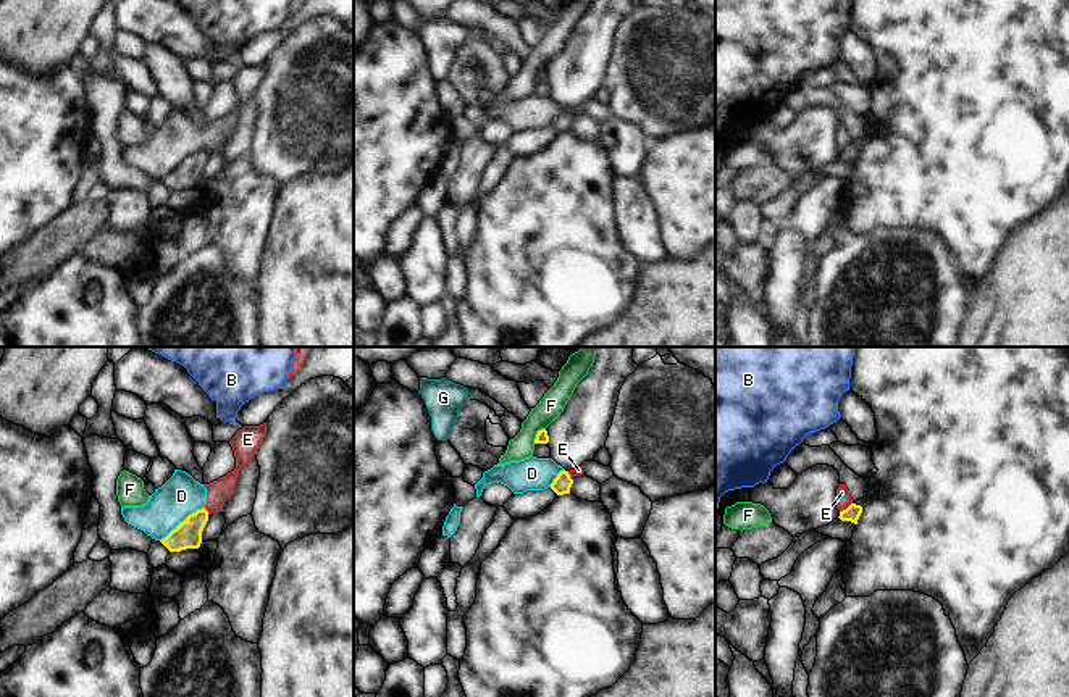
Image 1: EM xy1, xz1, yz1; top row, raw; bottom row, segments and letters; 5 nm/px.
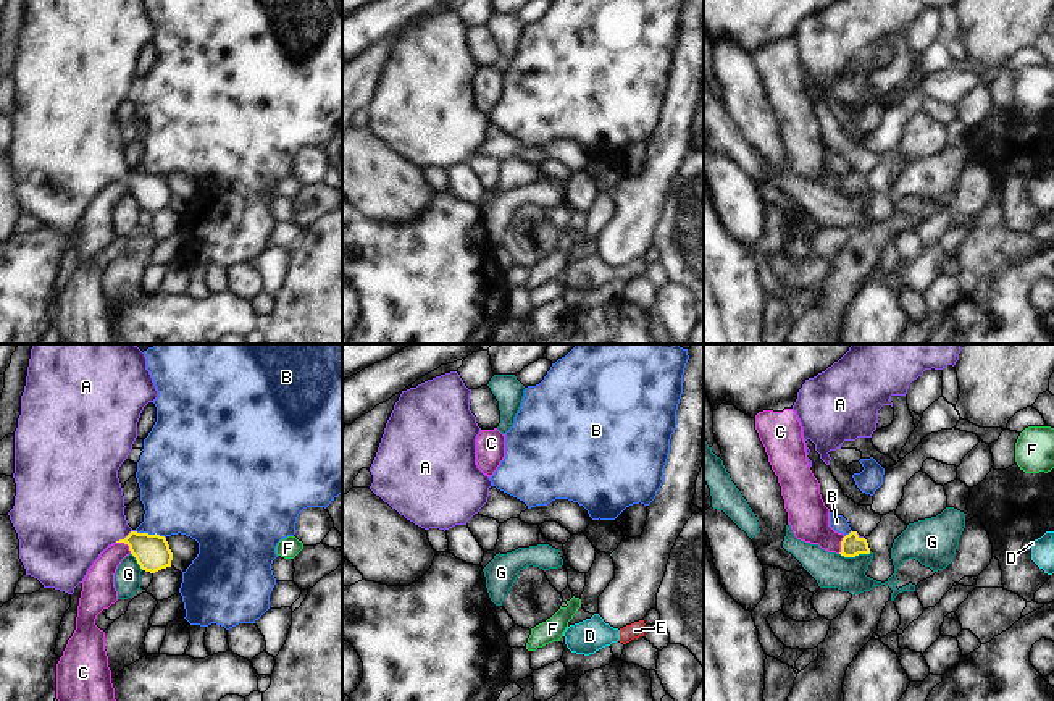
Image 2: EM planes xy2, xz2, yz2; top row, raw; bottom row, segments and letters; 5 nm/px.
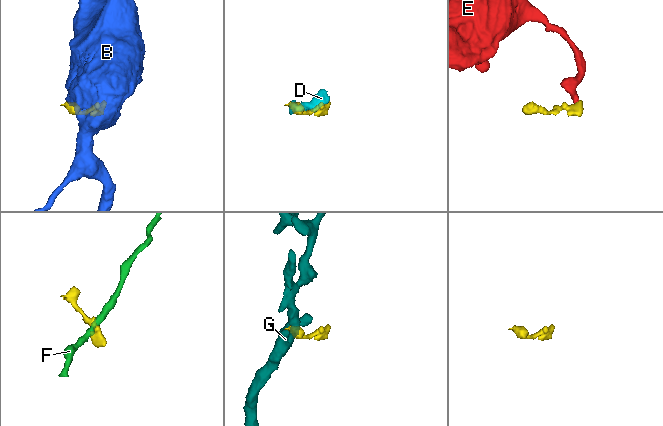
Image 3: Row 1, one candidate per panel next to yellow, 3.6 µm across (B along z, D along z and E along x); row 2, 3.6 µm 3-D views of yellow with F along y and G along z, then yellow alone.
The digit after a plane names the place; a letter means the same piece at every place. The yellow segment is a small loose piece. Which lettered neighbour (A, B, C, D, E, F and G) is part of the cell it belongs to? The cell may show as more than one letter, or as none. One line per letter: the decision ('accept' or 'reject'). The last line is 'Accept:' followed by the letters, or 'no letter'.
A: accept
B: reject
C: reject
D: reject
E: reject
F: reject
G: reject
Accept: A

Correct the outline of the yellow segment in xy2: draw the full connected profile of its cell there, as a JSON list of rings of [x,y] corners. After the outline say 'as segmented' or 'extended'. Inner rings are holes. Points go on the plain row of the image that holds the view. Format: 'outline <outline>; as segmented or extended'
outline [[[29,0],[15,69],[16,134],[8,153],[18,171],[26,213],[37,216],[44,226],[73,233],[100,192],[115,181],[128,183],[145,210],[155,212],[171,205],[173,191],[165,174],[137,171],[128,163],[118,116],[118,108],[137,76],[140,52],[157,36],[147,0]]]; extended

